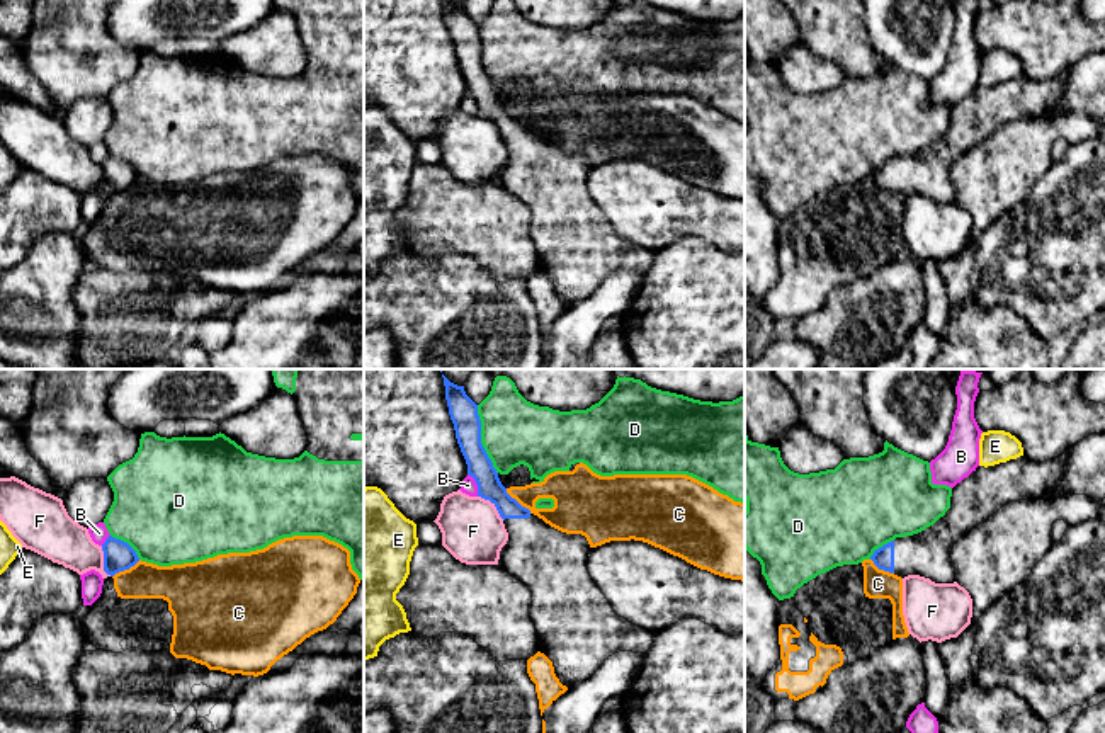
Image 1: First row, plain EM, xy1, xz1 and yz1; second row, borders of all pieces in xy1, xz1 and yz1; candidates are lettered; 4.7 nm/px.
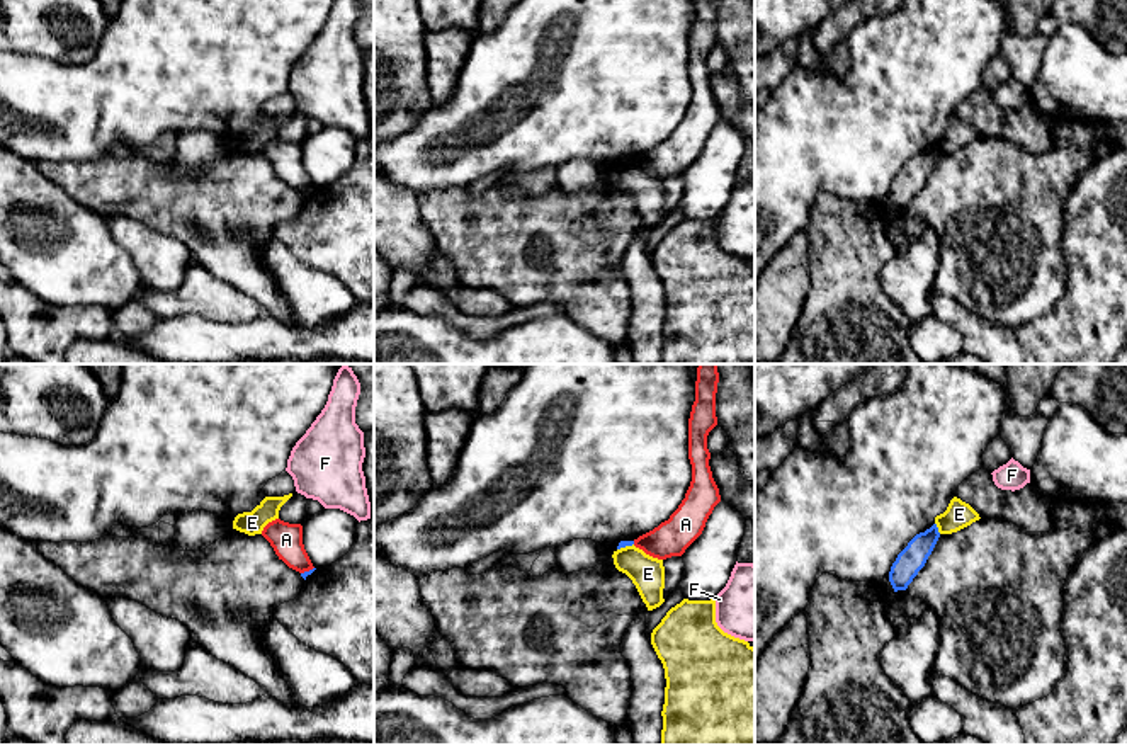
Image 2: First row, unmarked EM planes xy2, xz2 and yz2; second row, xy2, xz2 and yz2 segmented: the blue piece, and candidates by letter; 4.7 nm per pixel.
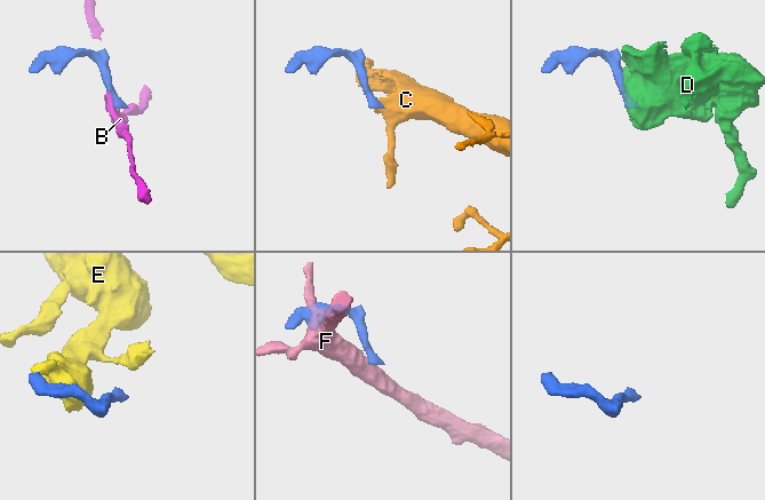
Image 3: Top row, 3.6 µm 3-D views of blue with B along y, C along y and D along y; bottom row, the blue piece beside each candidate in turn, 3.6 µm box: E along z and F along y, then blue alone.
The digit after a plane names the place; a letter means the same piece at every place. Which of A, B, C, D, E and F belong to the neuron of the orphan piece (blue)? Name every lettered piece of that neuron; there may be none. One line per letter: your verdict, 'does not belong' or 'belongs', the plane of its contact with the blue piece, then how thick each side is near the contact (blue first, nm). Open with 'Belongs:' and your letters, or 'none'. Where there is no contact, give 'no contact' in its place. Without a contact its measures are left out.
Belongs: E
A: does not belong; meets blue in xy2; 20 nm thick on the blue side, 150 nm on the other
B: does not belong; meets blue in xz1; 130 nm thick on the blue side, 80 nm on the other
C: does not belong; meets blue in xz1; 120 nm thick on the blue side, 170 nm on the other
D: does not belong; meets blue in xz1; 140 nm thick on the blue side, 320 nm on the other
E: belongs; meets blue in yz2; 120 nm thick on the blue side, 130 nm on the other
F: does not belong; meets blue in xz1; 120 nm thick on the blue side, 300 nm on the other

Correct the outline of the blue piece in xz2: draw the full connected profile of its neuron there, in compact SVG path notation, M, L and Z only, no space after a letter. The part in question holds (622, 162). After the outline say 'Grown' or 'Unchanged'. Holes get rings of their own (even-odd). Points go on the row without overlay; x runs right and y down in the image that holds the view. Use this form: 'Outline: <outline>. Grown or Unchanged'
Outline: M620 160L612 177L615 187L632 199L648 230L653 230L665 221L663 179L646 173L634 165L634 160Z. Grown

